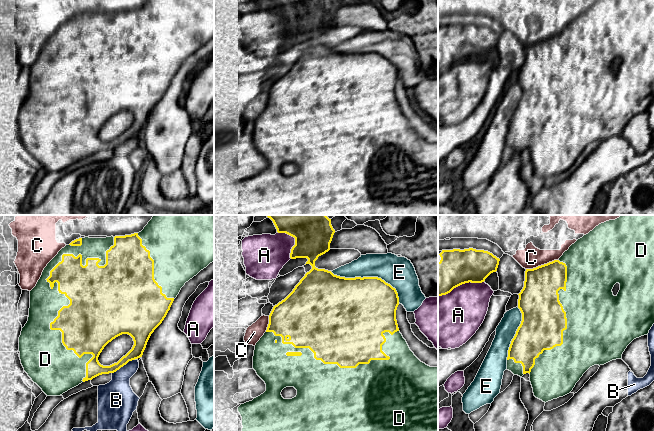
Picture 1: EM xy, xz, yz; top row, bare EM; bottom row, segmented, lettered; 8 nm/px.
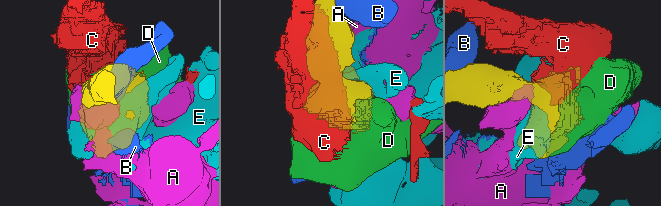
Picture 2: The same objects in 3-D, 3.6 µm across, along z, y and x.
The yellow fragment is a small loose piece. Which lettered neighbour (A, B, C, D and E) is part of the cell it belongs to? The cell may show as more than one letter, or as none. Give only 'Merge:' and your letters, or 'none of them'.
Merge: D

